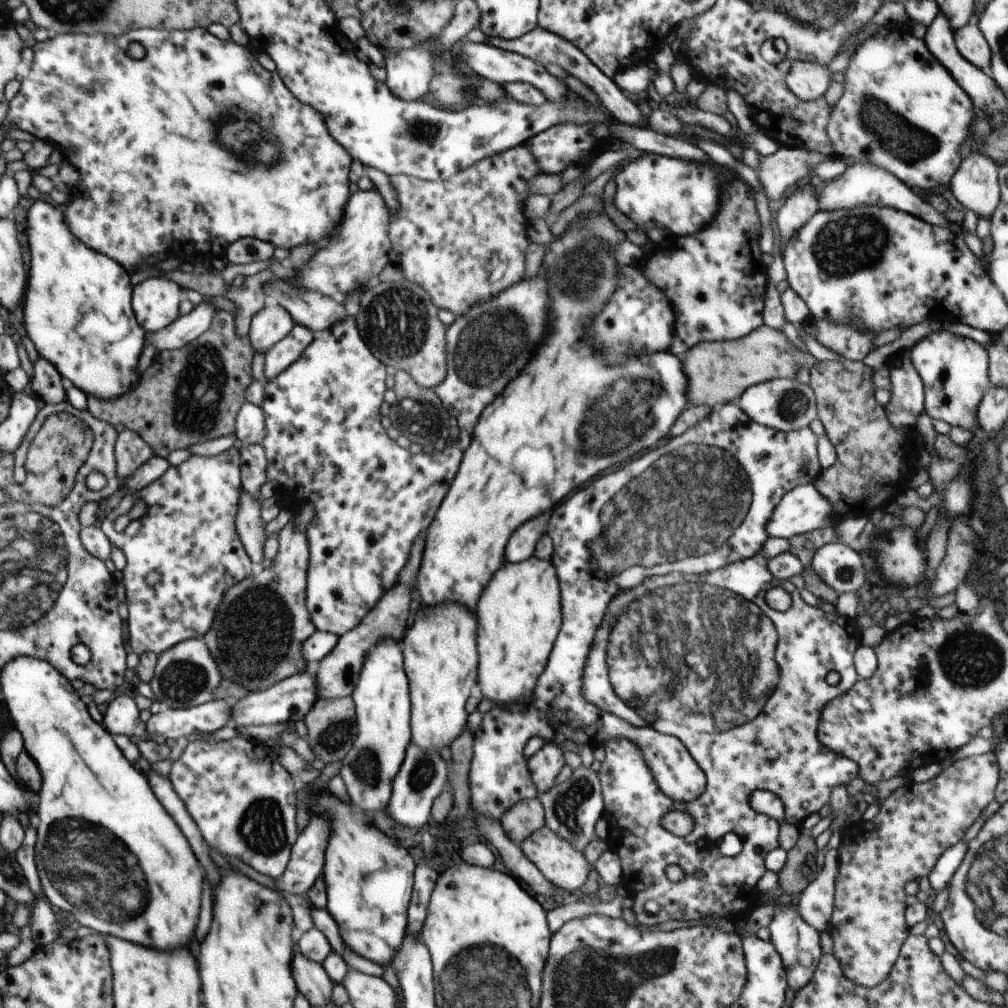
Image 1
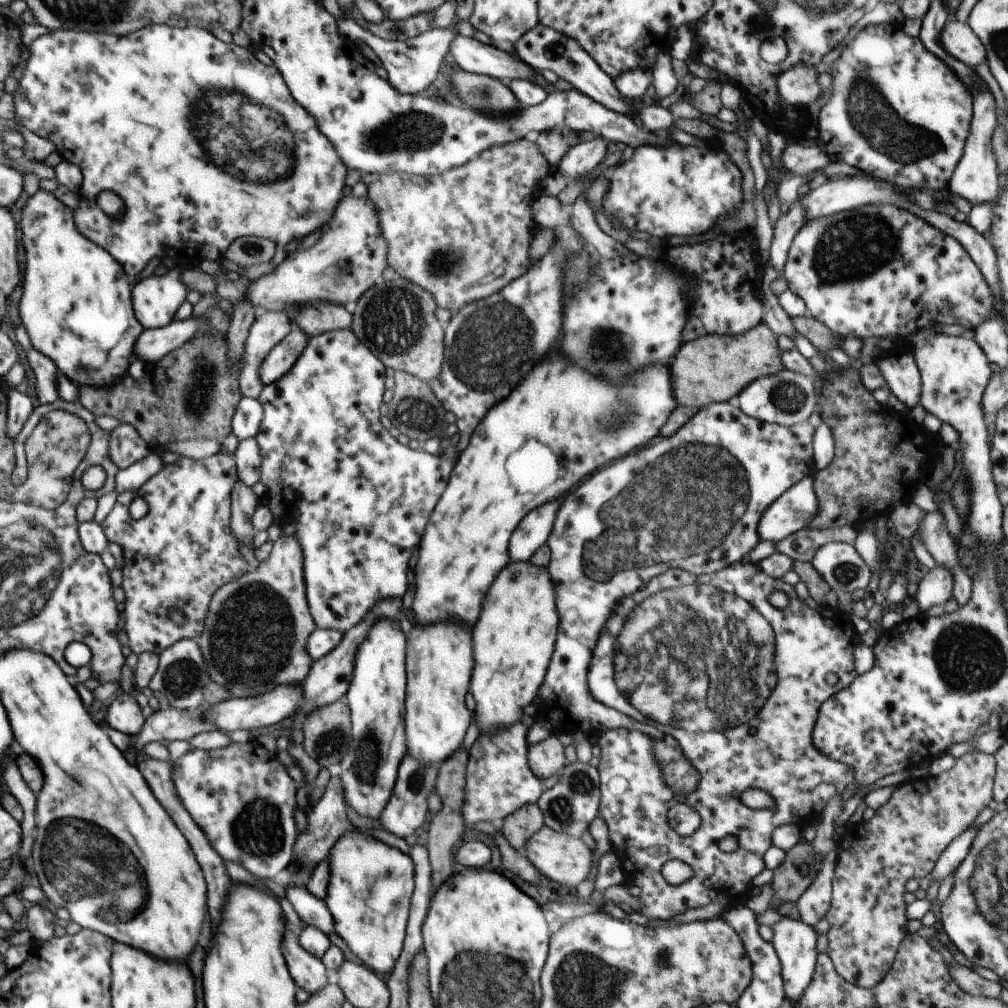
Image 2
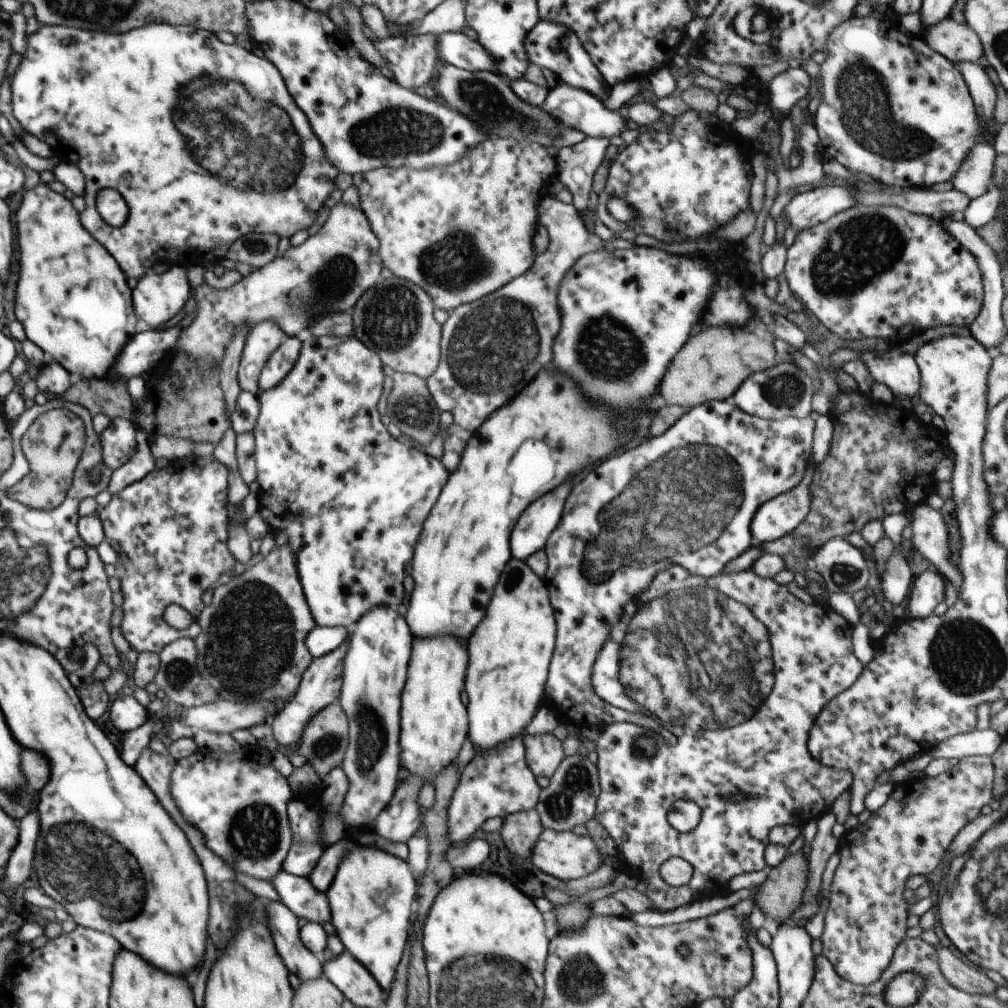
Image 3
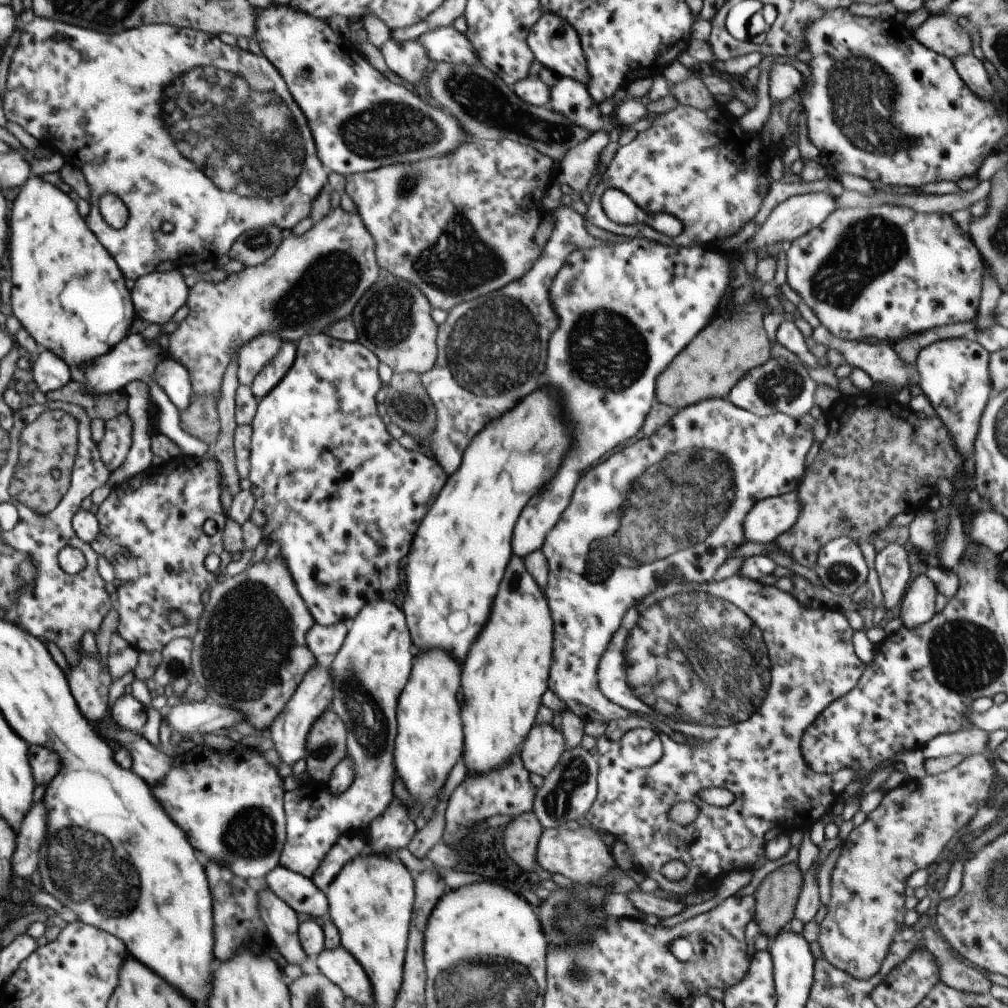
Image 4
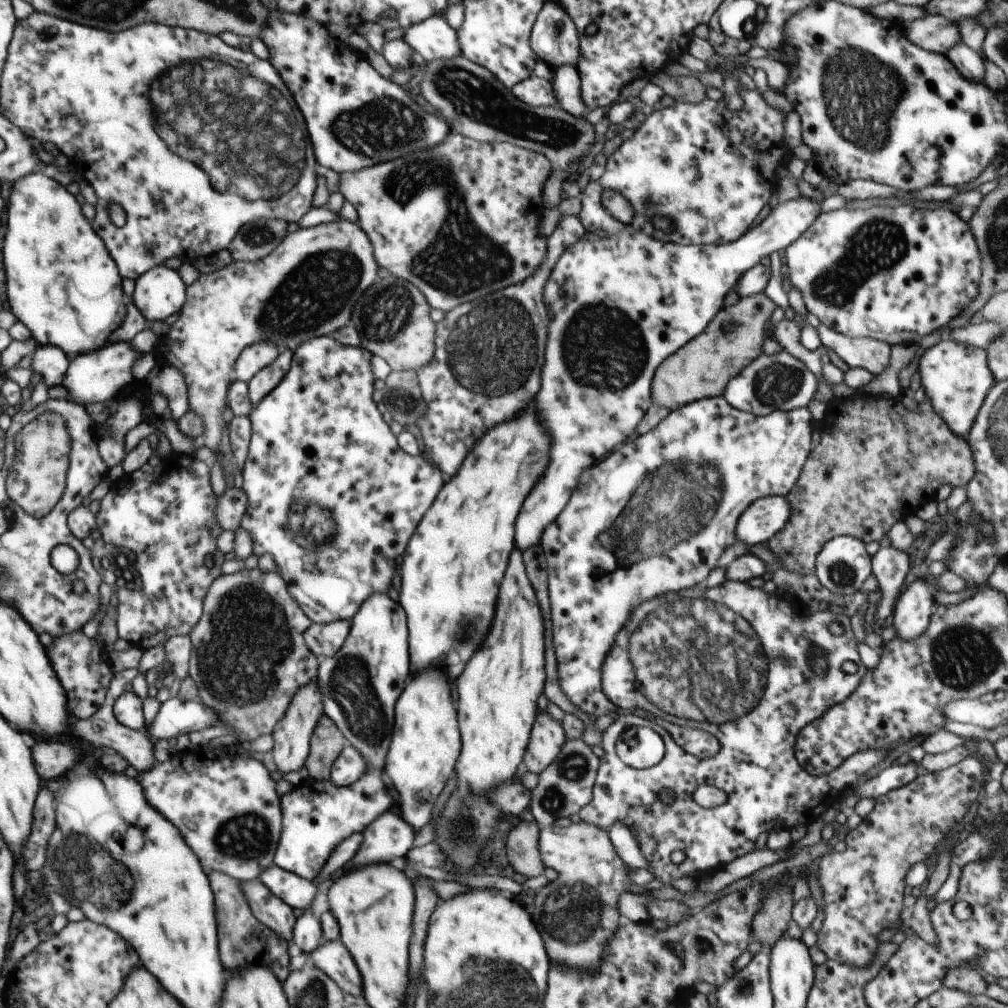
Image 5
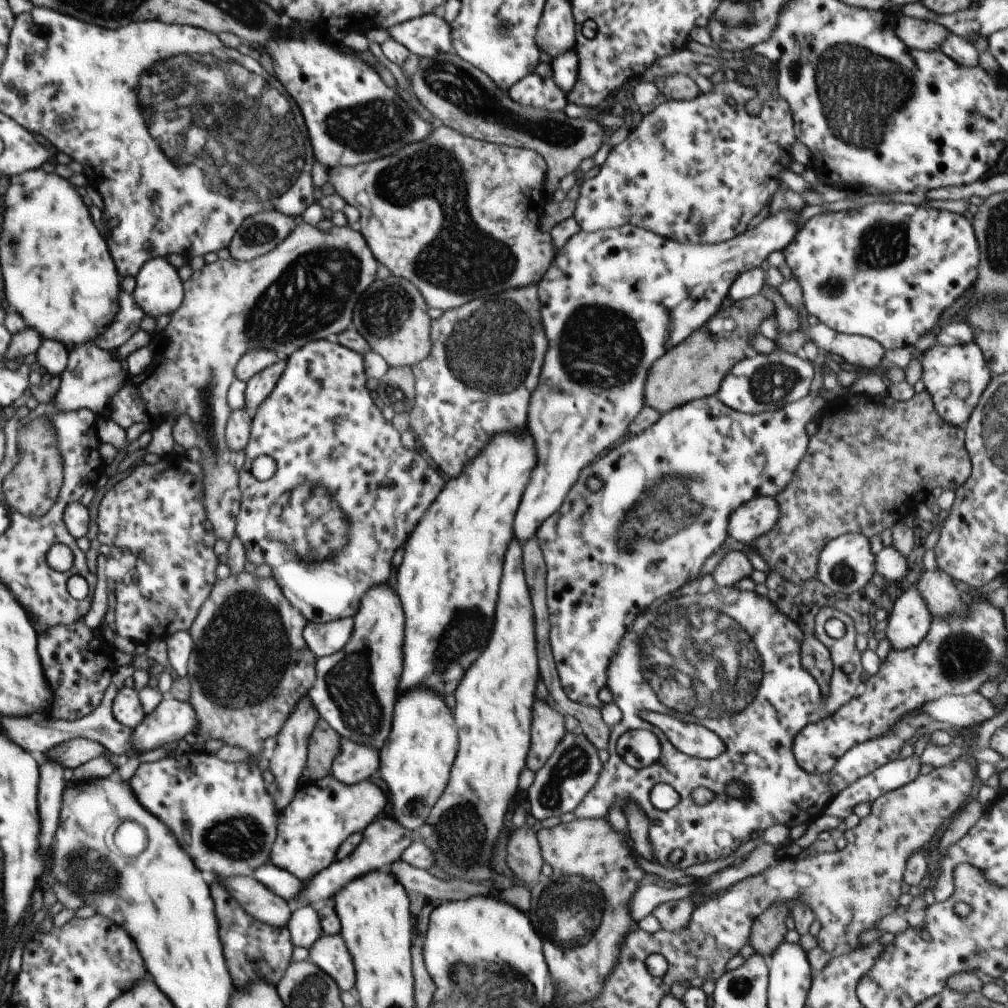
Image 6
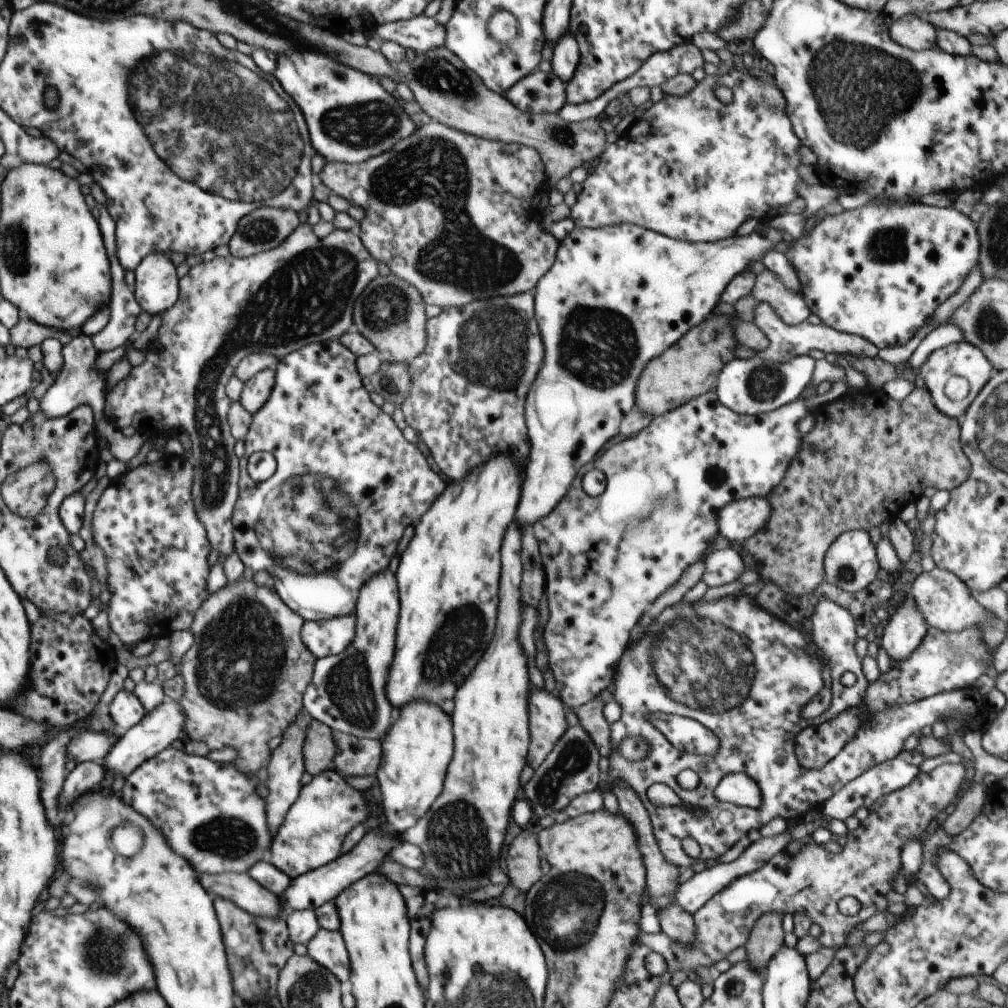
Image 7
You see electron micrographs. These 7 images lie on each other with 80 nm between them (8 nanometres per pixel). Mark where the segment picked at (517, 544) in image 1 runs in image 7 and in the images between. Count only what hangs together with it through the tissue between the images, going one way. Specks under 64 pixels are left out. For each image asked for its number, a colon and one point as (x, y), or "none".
2: (533, 532)
3: (535, 525)
4: (645, 302)
5: (619, 306)
6: (613, 301)
7: (620, 295)

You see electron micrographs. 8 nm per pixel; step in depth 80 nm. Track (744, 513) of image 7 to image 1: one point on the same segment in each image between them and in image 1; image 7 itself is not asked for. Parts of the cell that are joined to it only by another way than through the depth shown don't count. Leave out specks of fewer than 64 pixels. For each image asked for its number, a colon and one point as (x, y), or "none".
1: (803, 509)
2: (794, 511)
3: (778, 517)
4: (769, 518)
5: (766, 516)
6: (758, 516)

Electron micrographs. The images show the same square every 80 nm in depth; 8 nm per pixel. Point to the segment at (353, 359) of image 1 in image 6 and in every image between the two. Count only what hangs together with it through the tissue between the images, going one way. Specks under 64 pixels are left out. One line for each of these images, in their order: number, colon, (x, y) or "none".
2: (362, 500)
3: (353, 499)
4: (342, 497)
5: (318, 436)
6: (320, 424)

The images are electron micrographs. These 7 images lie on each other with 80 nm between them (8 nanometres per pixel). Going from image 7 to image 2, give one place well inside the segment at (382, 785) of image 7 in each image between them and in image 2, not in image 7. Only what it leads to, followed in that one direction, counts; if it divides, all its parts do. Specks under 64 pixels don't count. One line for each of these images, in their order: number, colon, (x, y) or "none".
2: (439, 661)
3: (434, 726)
4: (430, 738)
5: (425, 746)
6: (422, 745)

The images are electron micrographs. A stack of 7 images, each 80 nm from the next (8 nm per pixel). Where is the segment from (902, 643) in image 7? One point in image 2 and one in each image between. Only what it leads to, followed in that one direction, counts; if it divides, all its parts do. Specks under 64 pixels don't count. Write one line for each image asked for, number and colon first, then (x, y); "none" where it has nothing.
2: (936, 587)
3: (928, 591)
4: (917, 606)
5: (914, 607)
6: (909, 622)

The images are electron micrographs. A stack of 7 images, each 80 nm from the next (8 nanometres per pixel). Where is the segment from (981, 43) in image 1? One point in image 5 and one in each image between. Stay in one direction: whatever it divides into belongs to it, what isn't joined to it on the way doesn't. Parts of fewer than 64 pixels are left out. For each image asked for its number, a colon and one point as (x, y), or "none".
2: (958, 38)
3: (956, 41)
4: (943, 34)
5: (936, 33)

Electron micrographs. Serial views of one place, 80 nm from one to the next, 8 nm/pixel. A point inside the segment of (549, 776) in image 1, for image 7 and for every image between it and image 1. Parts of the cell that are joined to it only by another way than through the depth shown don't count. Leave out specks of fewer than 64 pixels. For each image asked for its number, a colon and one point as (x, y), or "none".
2: (545, 759)
3: (544, 753)
4: (540, 753)
5: (547, 736)
6: (548, 728)
7: (547, 722)

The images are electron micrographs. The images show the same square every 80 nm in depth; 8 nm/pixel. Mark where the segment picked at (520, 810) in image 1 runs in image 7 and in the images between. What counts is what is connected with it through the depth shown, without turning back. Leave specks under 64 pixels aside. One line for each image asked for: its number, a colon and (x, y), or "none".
2: (518, 827)
3: (520, 830)
4: (521, 836)
5: (522, 848)
6: (524, 857)
7: (523, 860)

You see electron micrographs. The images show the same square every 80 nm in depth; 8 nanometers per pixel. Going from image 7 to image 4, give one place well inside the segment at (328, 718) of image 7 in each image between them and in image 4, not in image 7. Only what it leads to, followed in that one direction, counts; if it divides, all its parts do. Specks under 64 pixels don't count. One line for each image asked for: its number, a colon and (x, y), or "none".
4: (371, 668)
5: (361, 683)
6: (355, 690)

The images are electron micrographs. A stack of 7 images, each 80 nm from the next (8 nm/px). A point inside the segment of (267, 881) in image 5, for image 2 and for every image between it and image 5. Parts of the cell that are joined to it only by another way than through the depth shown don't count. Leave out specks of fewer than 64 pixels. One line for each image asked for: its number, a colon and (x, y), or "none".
2: (312, 910)
3: (297, 893)
4: (298, 892)

